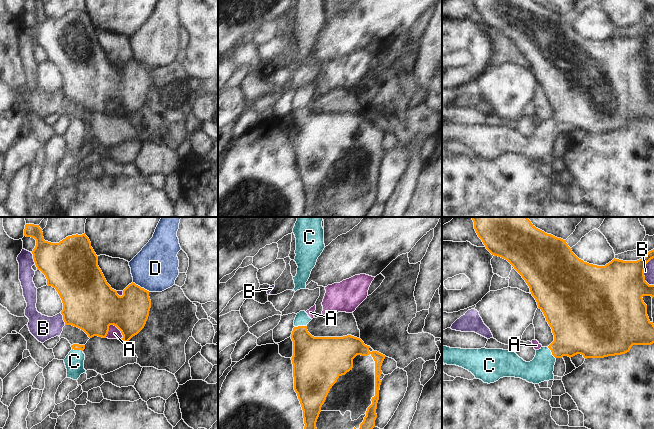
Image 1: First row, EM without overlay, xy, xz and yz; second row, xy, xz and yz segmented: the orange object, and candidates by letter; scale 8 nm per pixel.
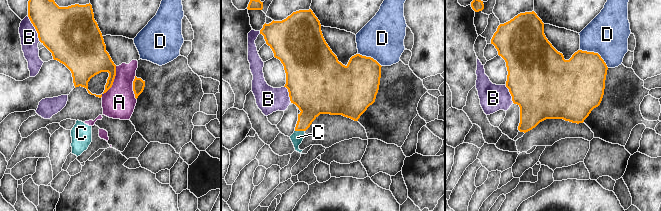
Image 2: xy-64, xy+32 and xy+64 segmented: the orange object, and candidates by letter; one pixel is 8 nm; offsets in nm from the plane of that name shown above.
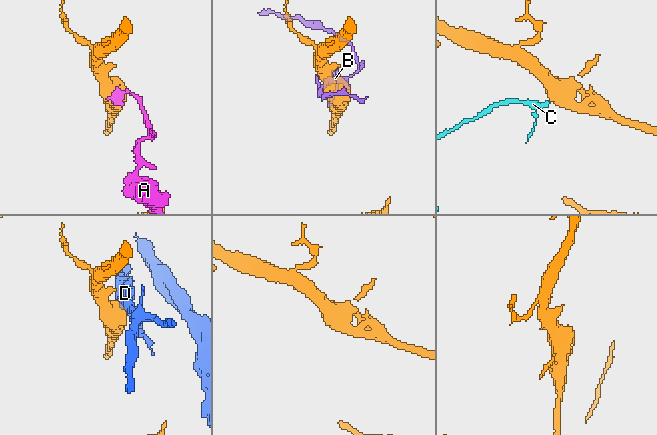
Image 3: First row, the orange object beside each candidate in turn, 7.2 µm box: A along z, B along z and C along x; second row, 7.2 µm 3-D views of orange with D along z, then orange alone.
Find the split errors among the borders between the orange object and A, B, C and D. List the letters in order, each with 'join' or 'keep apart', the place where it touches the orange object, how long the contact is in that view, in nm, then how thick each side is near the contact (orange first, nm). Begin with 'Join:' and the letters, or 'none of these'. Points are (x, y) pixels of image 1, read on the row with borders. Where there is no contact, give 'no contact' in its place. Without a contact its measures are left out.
Join: C
A: keep apart; meets orange in xy at (111, 324); contact 160 nm long; 440 nm thick on the orange side, 100 nm on the other
B: keep apart; meets orange in yz at (643, 271); contact 240 nm long; 420 nm thick on the orange side, 80 nm on the other
C: join; meets orange in xz at (300, 326); contact 100 nm long; 300 nm thick on the orange side, 110 nm on the other
D: keep apart; meets orange in xy at (140, 287); contact 160 nm long; 300 nm thick on the orange side, 360 nm on the other

